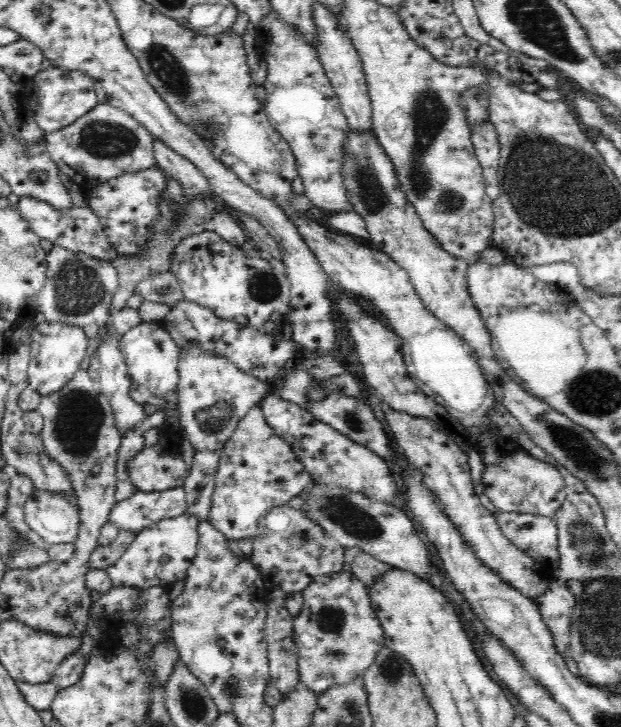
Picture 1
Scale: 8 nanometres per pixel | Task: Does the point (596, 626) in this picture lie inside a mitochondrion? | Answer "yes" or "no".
yes

